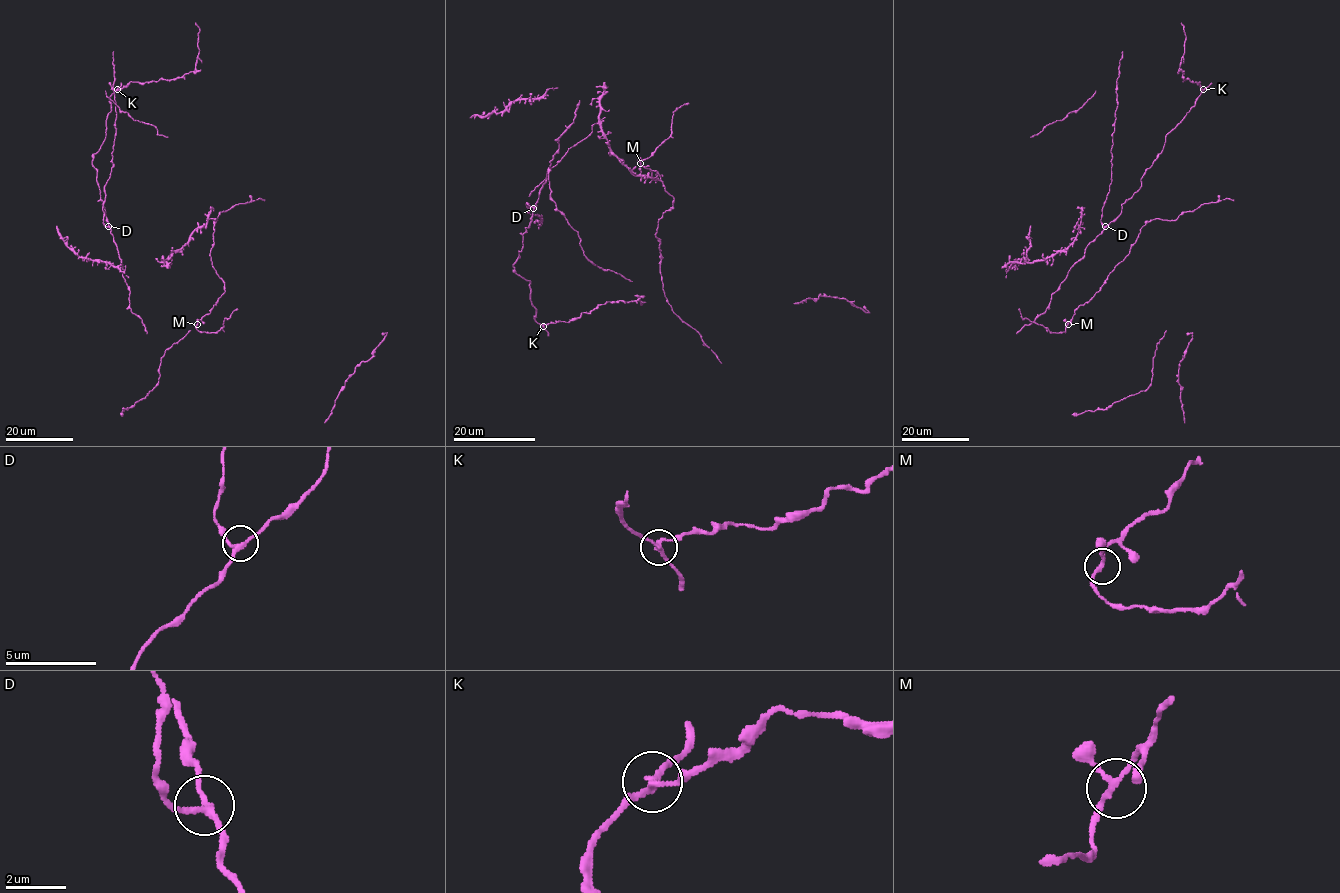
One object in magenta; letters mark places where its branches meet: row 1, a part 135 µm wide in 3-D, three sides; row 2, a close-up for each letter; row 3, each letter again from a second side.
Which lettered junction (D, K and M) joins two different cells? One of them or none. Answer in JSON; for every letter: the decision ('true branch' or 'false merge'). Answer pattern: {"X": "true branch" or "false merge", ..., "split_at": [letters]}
{"D": "true branch", "K": "false merge", "M": "true branch", "split_at": ["K"]}

